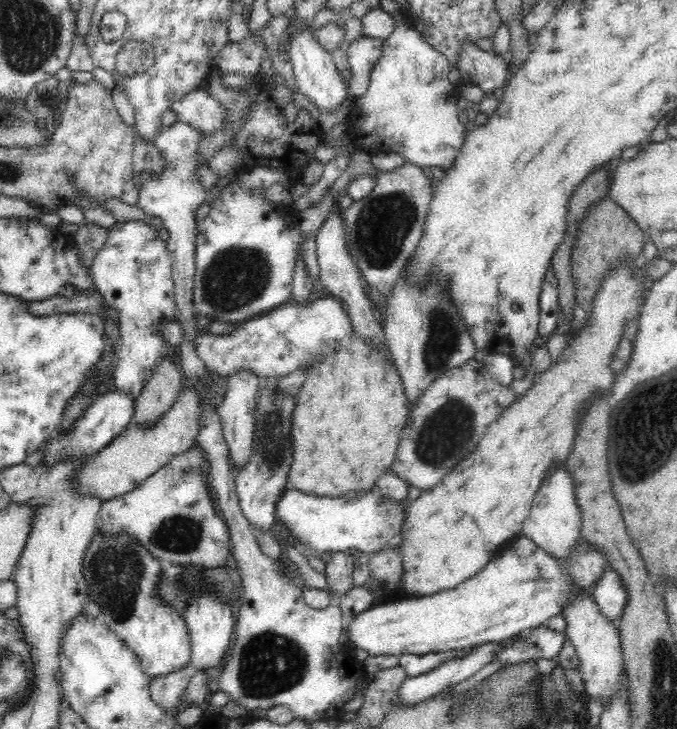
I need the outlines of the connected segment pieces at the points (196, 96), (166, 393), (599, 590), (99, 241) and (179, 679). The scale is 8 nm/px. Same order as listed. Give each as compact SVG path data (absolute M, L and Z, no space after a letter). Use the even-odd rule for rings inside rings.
M197 88L171 106L177 121L193 126L203 135L224 130L226 112L218 101L208 96L202 88Z
M161 360L152 369L152 376L136 398L132 421L134 424L150 426L172 408L182 388L183 376L172 360Z
M613 569L605 571L603 578L592 586L592 592L592 597L598 605L598 609L602 611L602 615L618 622L629 596L621 577Z
M83 223L73 234L78 251L78 259L82 265L90 271L91 264L96 257L97 252L103 247L108 235L108 228L98 226L98 224Z
M186 664L182 670L154 678L149 683L151 699L164 711L174 711L176 703L186 690L192 676L196 674L194 666Z

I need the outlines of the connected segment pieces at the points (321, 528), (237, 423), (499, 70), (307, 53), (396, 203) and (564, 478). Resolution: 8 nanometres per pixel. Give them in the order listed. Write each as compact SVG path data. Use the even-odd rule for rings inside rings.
M284 488L284 494L276 502L276 514L281 522L286 524L287 530L298 544L306 545L313 554L324 552L360 552L372 556L382 550L399 550L405 534L404 524L406 524L406 506L408 501L394 502L388 497L384 497L377 490L372 491L350 491L339 497L318 497L310 493L303 493L298 489L288 490Z
M252 371L233 372L225 382L225 391L219 402L217 413L220 417L222 432L230 451L230 459L236 472L241 469L249 459L254 432L254 409L259 391L260 378Z
M476 43L463 44L455 68L461 76L461 85L476 86L485 95L491 95L495 89L503 88L508 59L506 56L483 52Z
M298 26L298 32L292 34L288 40L287 54L297 81L297 92L307 96L322 114L334 112L347 98L347 88L333 62L332 54L322 48L322 45L314 38L313 27L299 28Z
M405 161L402 166L382 172L369 197L353 202L342 211L347 244L356 258L356 266L368 285L380 292L382 300L404 269L406 260L416 252L424 222L433 198L434 181L418 165Z
M564 465L552 466L552 470L546 474L534 496L530 514L524 521L522 529L524 536L561 562L570 558L572 548L576 546L582 534L582 519L576 504L574 480L567 472Z

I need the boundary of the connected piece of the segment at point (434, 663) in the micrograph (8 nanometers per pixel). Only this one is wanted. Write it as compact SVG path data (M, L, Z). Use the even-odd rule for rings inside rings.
M471 647L460 650L447 650L446 652L428 654L403 654L399 656L399 666L404 668L408 677L416 677L438 669L439 664L448 662L452 658L462 658L472 652Z

